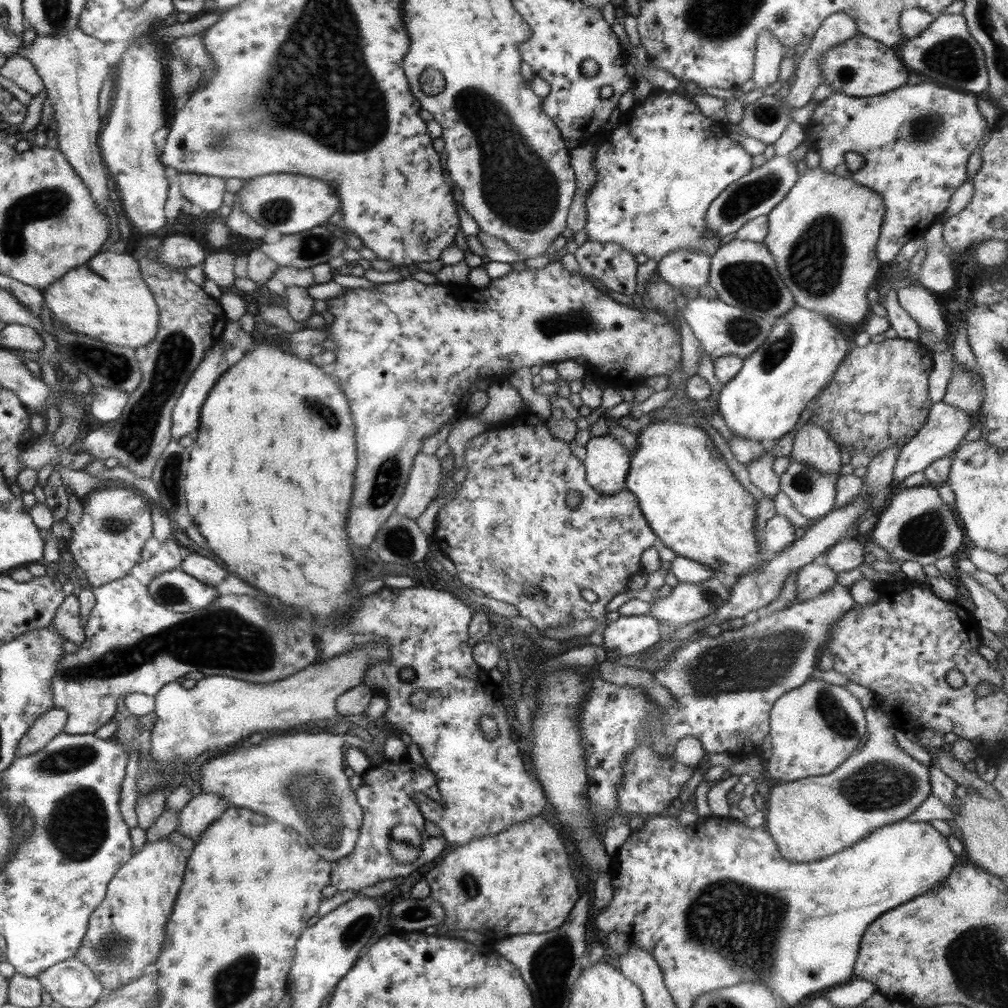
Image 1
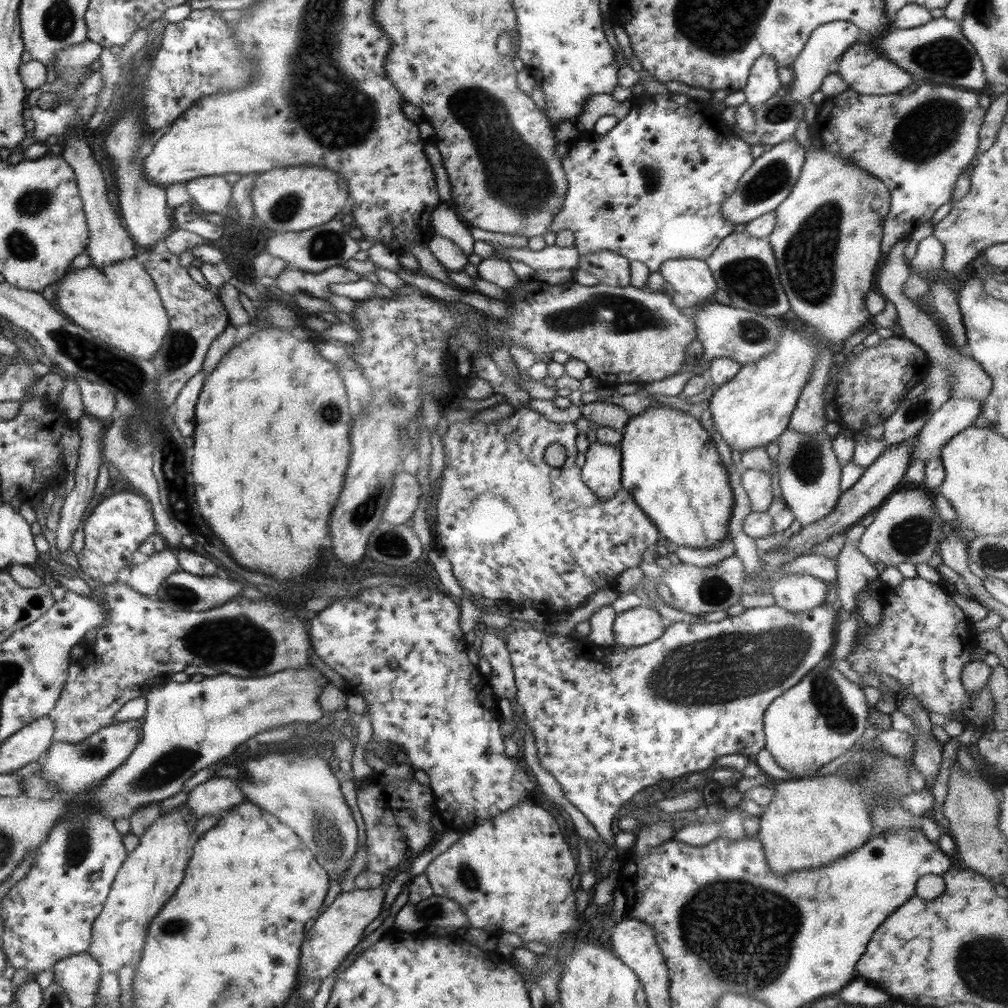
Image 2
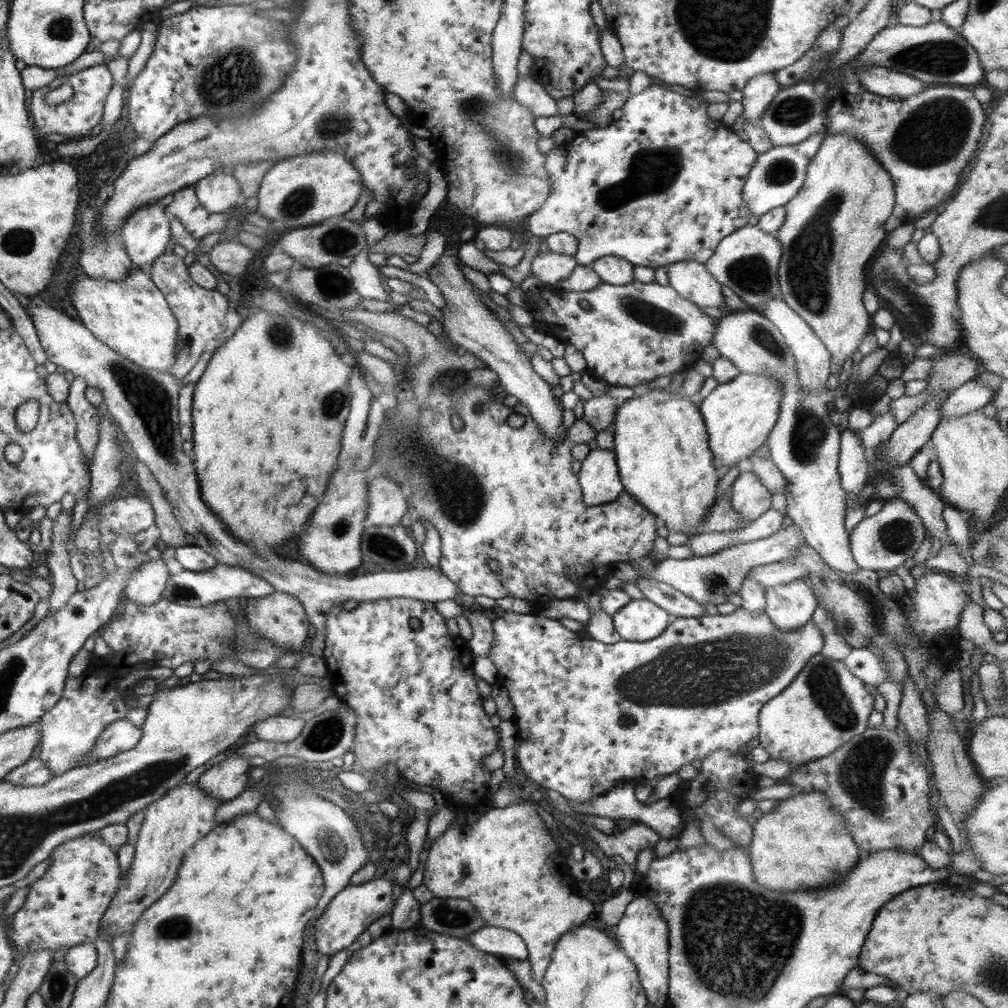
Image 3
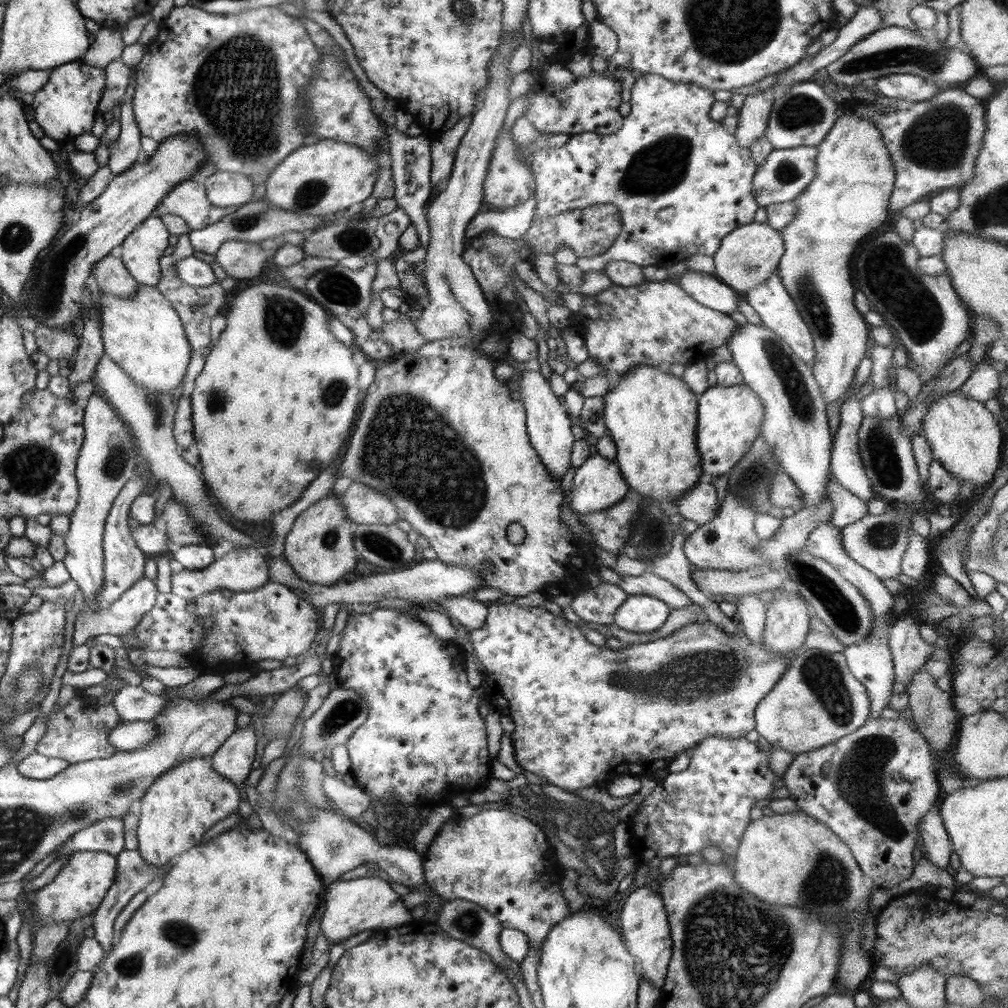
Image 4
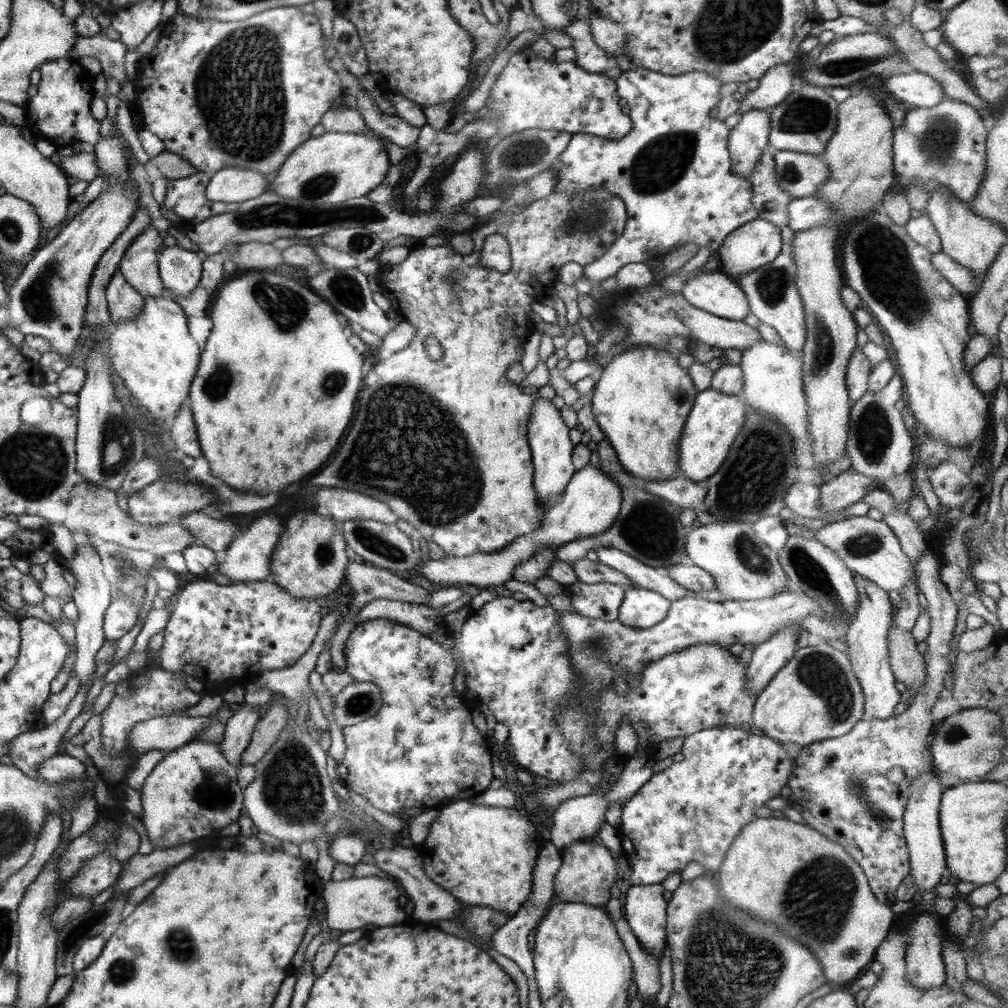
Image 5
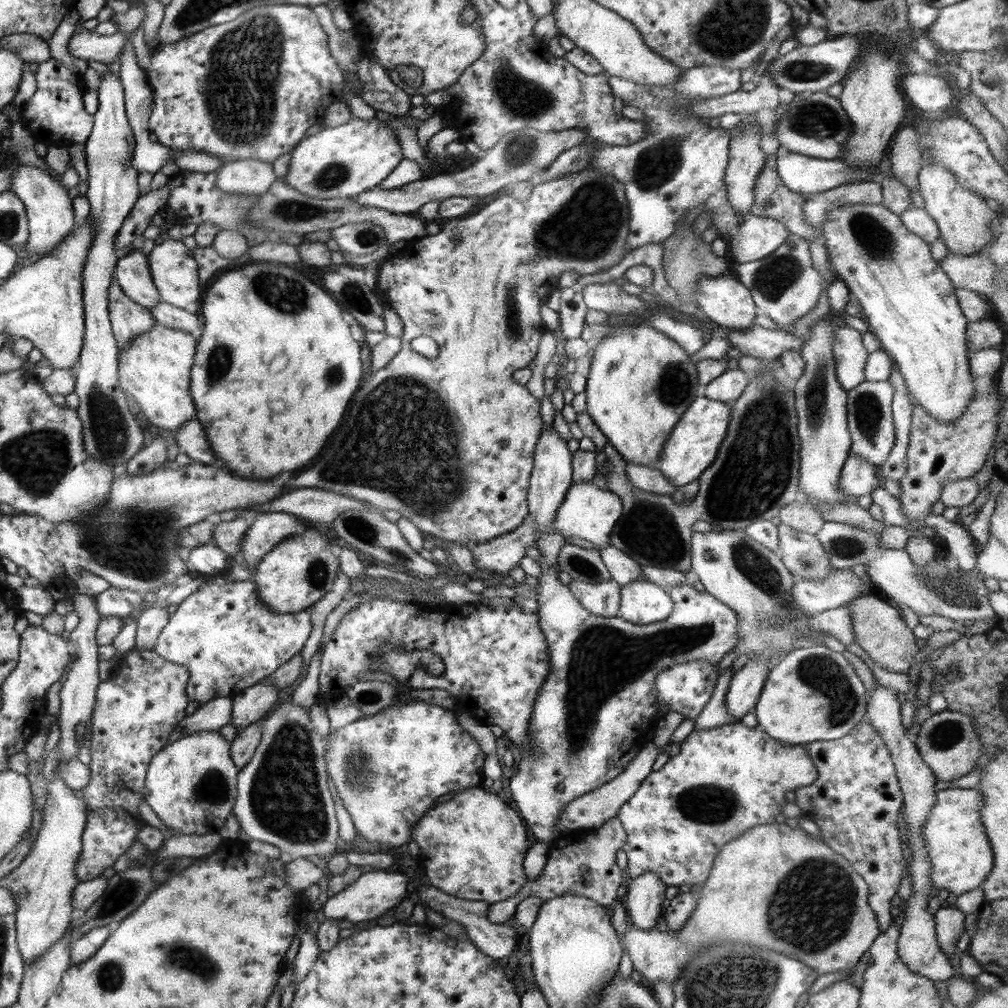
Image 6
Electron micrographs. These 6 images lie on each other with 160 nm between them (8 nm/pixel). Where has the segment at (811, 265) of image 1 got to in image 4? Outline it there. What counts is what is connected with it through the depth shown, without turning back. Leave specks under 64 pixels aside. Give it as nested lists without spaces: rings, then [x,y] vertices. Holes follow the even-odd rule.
[[[841,114],[838,120],[834,123],[834,126],[828,131],[825,139],[822,140],[822,144],[817,147],[818,155],[816,158],[816,176],[812,179],[812,182],[808,183],[806,189],[802,191],[793,201],[797,206],[796,216],[780,231],[781,237],[784,241],[785,251],[780,259],[777,270],[779,270],[779,276],[781,276],[782,285],[786,287],[786,291],[790,293],[790,297],[794,300],[796,308],[800,316],[806,321],[808,328],[810,329],[814,344],[815,344],[815,359],[814,364],[811,366],[814,378],[820,387],[821,395],[824,397],[825,403],[836,402],[843,398],[846,394],[846,390],[850,386],[853,378],[855,377],[855,371],[860,364],[860,361],[866,356],[866,348],[868,348],[868,336],[870,326],[864,320],[863,314],[858,312],[856,305],[854,304],[854,293],[856,289],[852,286],[852,270],[850,270],[850,264],[852,264],[852,258],[854,258],[854,252],[859,249],[859,246],[864,240],[876,233],[876,230],[880,230],[880,226],[886,218],[888,218],[889,212],[889,198],[891,197],[894,183],[895,174],[892,160],[890,159],[890,153],[888,153],[882,133],[878,130],[876,124],[871,120],[866,120],[861,116],[855,114]]]

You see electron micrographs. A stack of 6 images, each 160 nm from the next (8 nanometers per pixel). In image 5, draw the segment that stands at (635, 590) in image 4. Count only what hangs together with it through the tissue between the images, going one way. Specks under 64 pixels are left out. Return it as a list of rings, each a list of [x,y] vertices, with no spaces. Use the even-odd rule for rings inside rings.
[[[587,557],[576,561],[572,565],[572,570],[576,572],[578,581],[585,582],[586,584],[609,582],[610,584],[623,586],[624,589],[636,586],[632,579],[622,574],[622,572],[618,572],[618,570],[614,570],[614,568],[600,562],[591,562]]]

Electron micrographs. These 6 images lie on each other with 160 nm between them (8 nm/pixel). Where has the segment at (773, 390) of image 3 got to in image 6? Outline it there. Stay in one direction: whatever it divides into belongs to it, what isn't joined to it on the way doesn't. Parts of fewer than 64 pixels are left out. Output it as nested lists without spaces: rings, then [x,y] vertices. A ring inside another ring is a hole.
[[[704,394],[697,396],[674,425],[655,467],[672,484],[675,484],[677,489],[697,480],[702,472],[714,462],[719,446],[726,436],[730,419],[731,404],[712,400]]]

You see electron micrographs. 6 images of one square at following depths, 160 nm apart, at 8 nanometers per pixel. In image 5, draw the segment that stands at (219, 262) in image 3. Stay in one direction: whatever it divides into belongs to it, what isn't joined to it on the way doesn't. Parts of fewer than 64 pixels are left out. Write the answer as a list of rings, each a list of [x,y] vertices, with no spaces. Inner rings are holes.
[[[247,242],[235,248],[231,260],[242,270],[272,270],[283,263],[283,256],[272,243]]]

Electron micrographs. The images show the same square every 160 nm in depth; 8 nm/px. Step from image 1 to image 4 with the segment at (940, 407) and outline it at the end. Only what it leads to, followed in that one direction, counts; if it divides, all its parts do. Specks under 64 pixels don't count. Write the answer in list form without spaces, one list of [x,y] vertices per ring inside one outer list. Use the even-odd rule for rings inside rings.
[[[991,365],[985,370],[972,371],[972,374],[962,383],[959,391],[966,398],[985,403],[991,398],[997,398],[1001,389],[999,371]]]

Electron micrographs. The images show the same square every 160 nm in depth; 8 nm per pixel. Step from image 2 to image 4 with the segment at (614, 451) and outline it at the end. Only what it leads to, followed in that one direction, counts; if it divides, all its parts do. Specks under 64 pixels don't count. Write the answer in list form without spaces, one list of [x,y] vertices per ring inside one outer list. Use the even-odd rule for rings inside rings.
[[[590,455],[574,472],[572,492],[568,498],[568,504],[578,520],[582,516],[594,514],[612,508],[614,504],[625,499],[629,487],[621,475],[620,469],[615,462],[600,455]]]

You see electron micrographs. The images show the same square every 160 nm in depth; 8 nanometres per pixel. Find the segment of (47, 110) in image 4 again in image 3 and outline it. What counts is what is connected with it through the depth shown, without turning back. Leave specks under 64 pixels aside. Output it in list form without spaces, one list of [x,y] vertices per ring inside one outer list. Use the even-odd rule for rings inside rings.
[[[94,64],[78,73],[72,74],[68,78],[56,78],[49,86],[44,86],[39,90],[32,91],[32,102],[30,102],[30,117],[38,130],[39,139],[44,138],[46,134],[56,132],[64,136],[89,136],[90,131],[96,124],[101,122],[104,114],[104,103],[106,97],[112,89],[113,77],[109,69],[104,64]],[[68,82],[74,91],[74,96],[62,104],[46,104],[44,95],[50,90],[56,90],[62,83]]]

